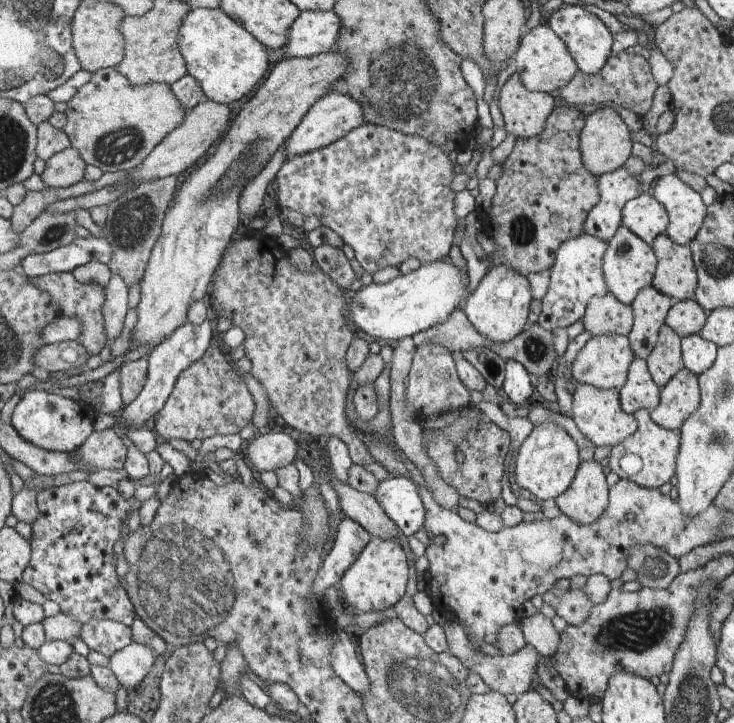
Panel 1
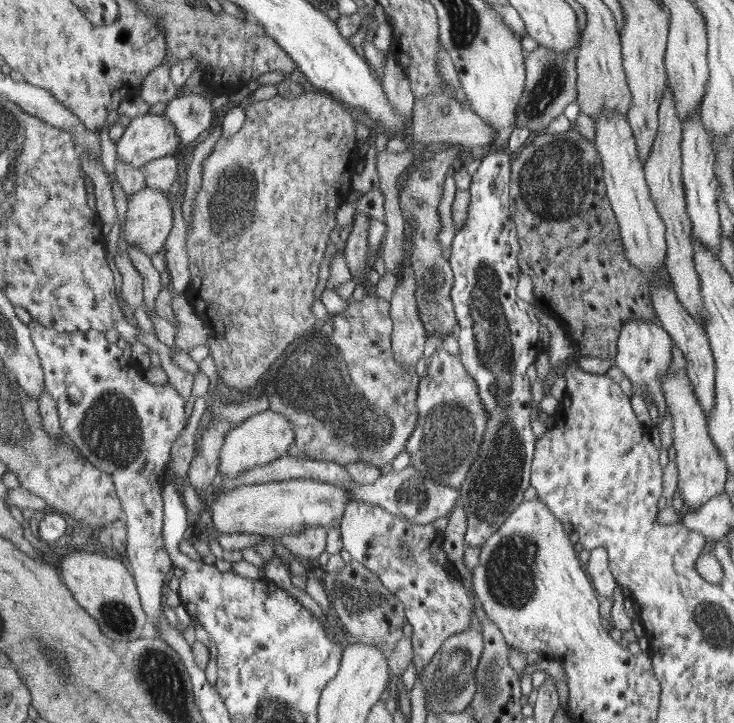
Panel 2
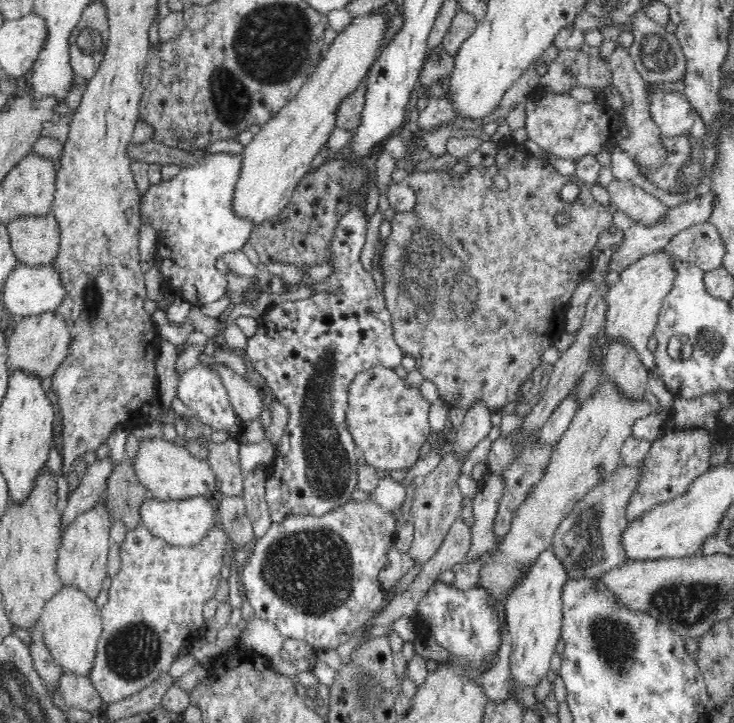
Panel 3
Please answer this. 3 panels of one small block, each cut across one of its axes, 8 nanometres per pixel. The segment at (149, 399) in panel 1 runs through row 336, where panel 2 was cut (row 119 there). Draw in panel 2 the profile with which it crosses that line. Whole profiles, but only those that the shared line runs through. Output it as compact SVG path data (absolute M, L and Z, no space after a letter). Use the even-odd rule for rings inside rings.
M181 95L166 102L162 115L174 125L182 144L192 144L206 132L213 113L212 99L199 95Z

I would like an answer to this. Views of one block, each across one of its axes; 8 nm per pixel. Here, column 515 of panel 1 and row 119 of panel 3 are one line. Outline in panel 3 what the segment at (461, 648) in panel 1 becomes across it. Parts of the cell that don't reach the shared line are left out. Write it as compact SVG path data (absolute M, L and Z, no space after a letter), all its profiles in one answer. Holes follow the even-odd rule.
M647 82L645 86L646 98L648 99L648 110L651 119L656 123L656 126L661 130L661 135L676 136L682 133L689 132L694 124L696 115L694 114L691 104L686 100L682 89L669 90L666 87L656 87Z

